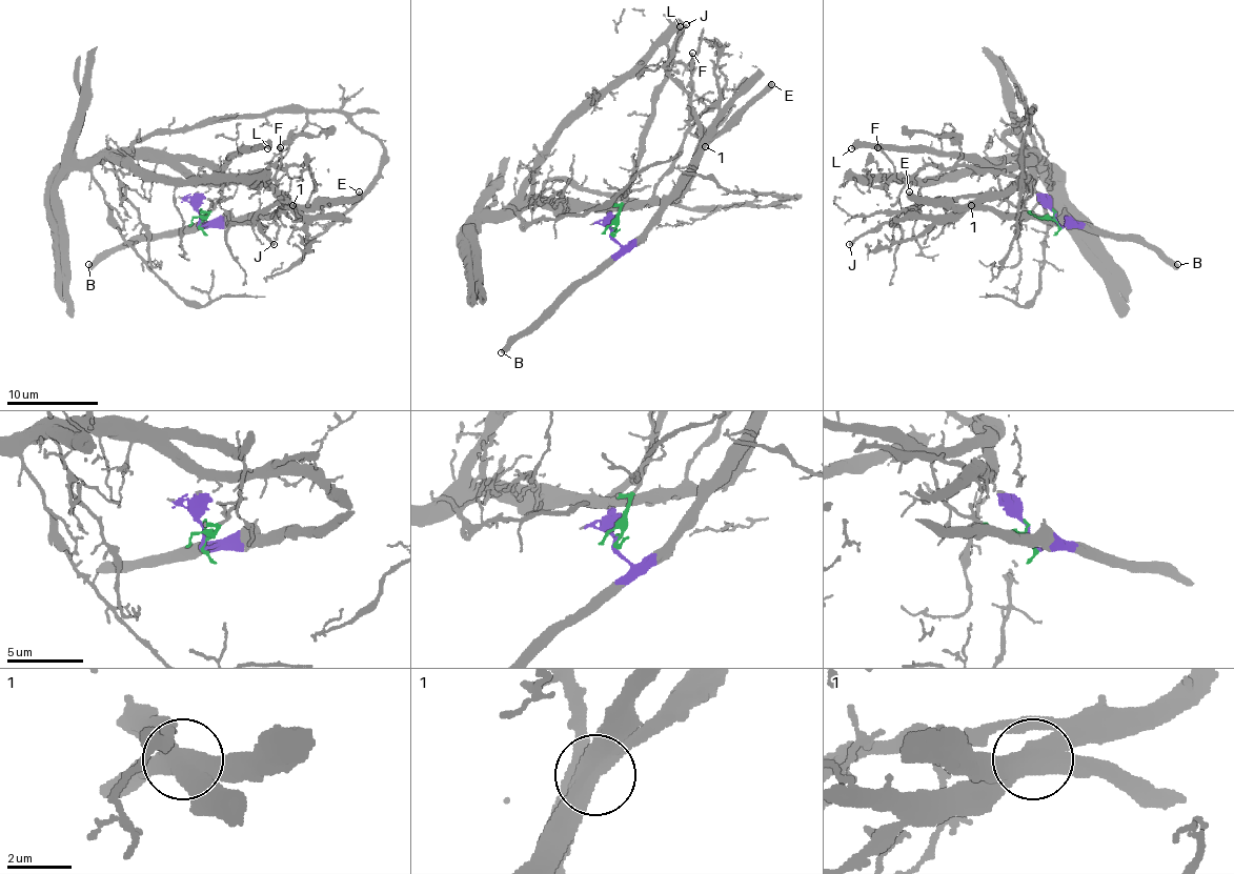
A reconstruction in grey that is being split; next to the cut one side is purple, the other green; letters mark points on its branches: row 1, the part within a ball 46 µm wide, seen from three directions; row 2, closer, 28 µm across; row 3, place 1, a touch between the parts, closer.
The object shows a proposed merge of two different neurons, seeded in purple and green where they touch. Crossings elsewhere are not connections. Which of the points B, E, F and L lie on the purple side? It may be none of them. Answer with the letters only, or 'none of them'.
B, E

